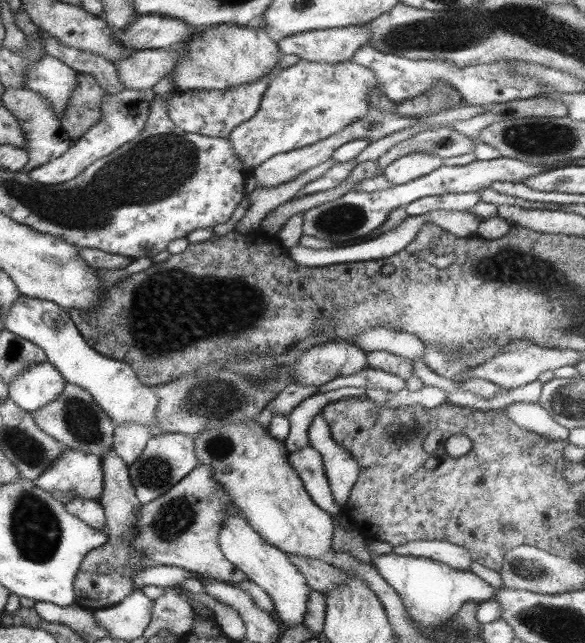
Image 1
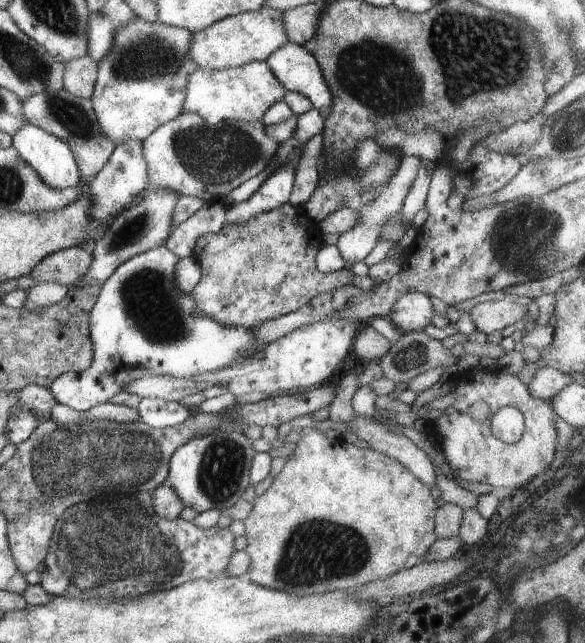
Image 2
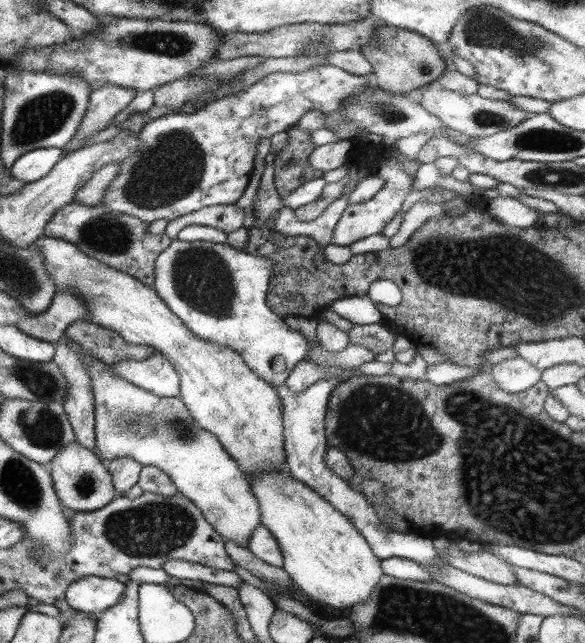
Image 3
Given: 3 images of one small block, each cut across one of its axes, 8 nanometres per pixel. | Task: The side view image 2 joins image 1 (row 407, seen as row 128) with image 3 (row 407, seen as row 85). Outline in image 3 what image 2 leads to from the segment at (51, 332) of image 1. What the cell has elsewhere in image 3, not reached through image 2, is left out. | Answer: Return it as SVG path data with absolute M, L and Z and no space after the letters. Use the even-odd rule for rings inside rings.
M64 339L64 342L78 354L78 358L88 370L91 379L91 393L94 397L94 434L96 456L105 463L114 459L132 459L142 468L151 466L157 468L176 486L179 494L191 500L200 510L203 518L221 535L222 540L231 541L241 547L246 547L253 529L260 524L261 514L255 496L251 494L248 478L242 474L231 456L219 444L215 435L199 427L189 415L187 408L178 397L160 398L126 382L123 378L113 375L105 365L92 358L76 344Z

